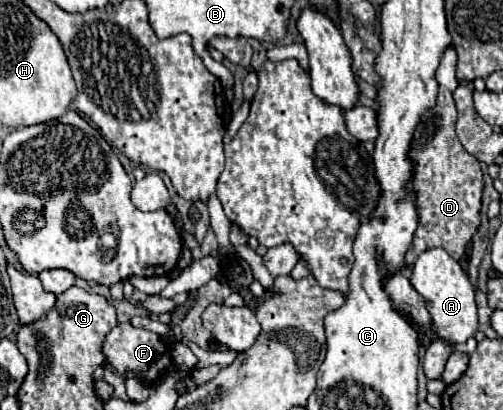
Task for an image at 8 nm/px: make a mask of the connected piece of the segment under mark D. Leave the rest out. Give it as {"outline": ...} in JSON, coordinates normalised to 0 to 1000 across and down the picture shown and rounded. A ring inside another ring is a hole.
{"outline":[[[889,115],[877,159],[869,168],[869,202],[873,202],[869,251],[861,266],[841,276],[813,373],[817,388],[825,393],[821,456],[829,466],[833,549],[821,578],[821,602],[805,627],[809,646],[821,641],[825,622],[861,602],[885,607],[909,637],[920,632],[936,593],[936,578],[948,568],[956,549],[960,417],[952,393],[920,363],[905,324],[909,271],[905,271],[901,222],[913,207],[913,198],[905,193],[905,154],[909,154],[909,134],[901,115]]]}

